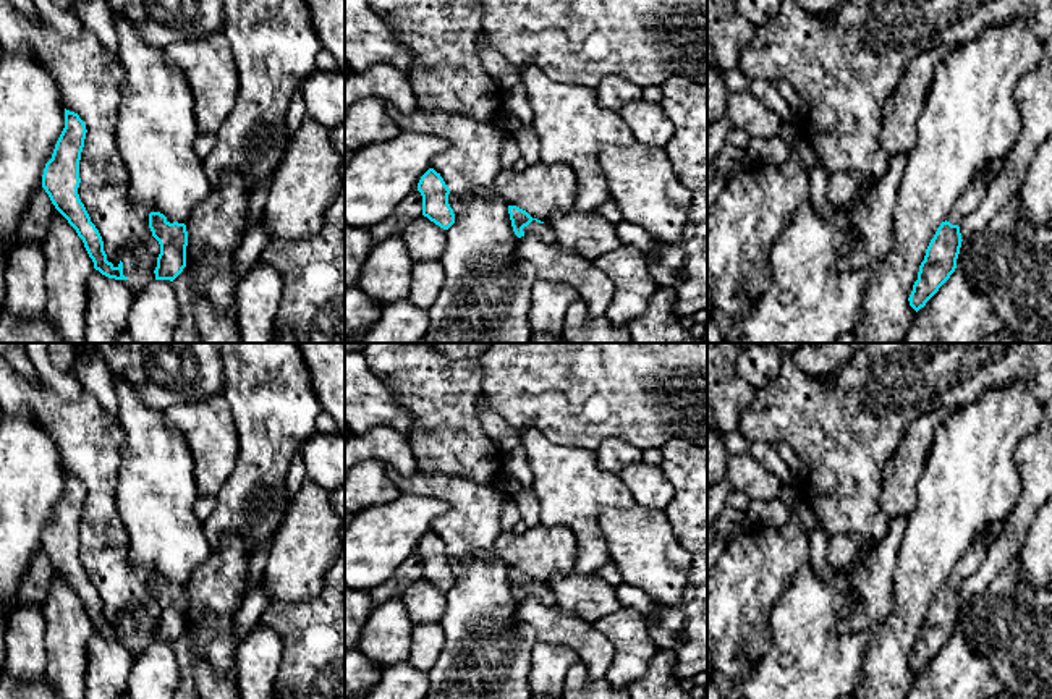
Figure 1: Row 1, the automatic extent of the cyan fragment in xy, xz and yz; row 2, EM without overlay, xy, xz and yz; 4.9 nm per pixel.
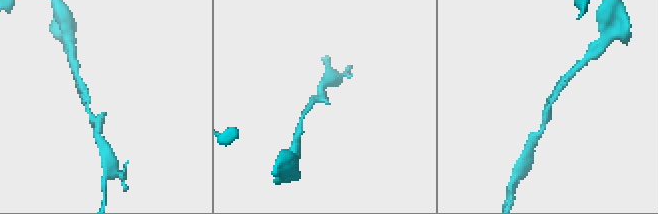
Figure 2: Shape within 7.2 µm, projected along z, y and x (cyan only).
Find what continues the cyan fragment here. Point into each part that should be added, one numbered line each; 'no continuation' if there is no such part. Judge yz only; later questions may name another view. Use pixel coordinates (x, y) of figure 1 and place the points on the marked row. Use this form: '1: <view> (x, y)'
1: yz (973, 196)

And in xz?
1: xz (542, 232)

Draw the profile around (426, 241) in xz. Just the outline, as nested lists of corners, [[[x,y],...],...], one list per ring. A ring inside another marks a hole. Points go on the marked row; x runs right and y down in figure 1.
[[[427,217],[413,220],[400,235],[414,262],[440,261],[447,246],[447,230]]]

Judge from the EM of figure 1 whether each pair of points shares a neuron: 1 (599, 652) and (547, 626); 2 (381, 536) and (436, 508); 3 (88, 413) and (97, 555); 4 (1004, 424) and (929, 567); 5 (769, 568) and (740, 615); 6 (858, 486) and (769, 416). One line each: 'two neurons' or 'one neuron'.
1: one neuron
2: one neuron
3: one neuron
4: one neuron
5: one neuron
6: one neuron

